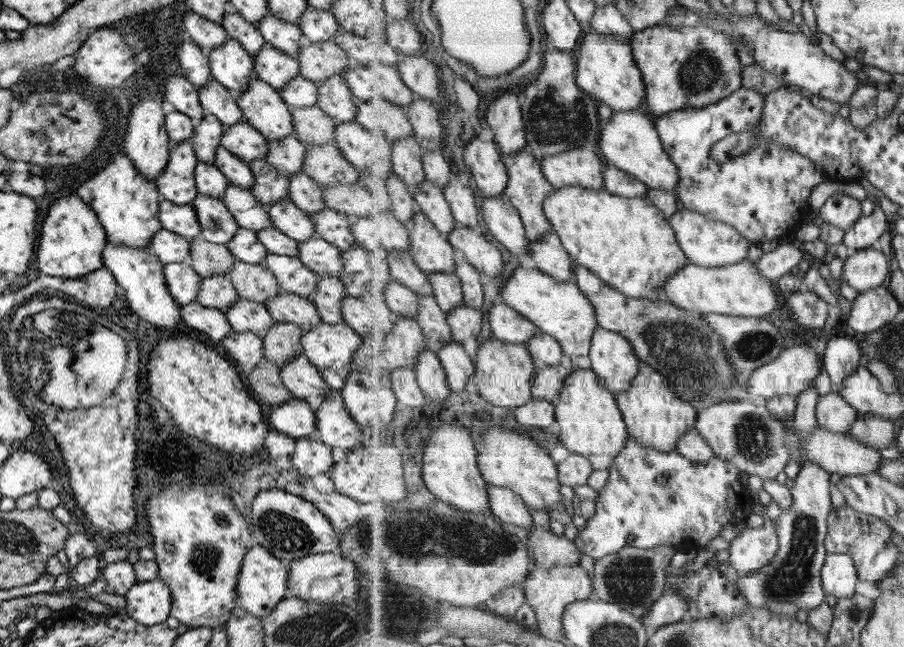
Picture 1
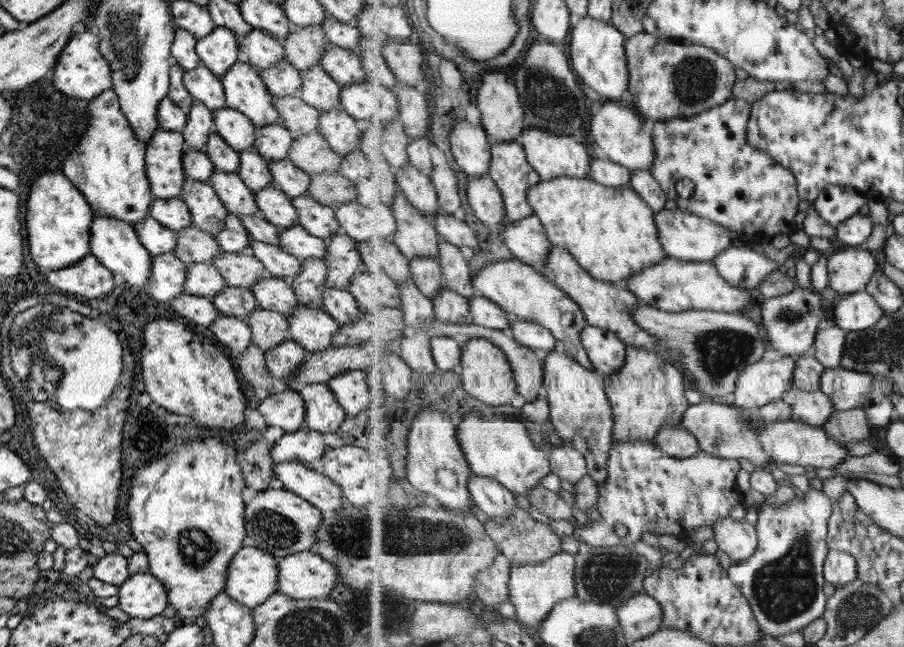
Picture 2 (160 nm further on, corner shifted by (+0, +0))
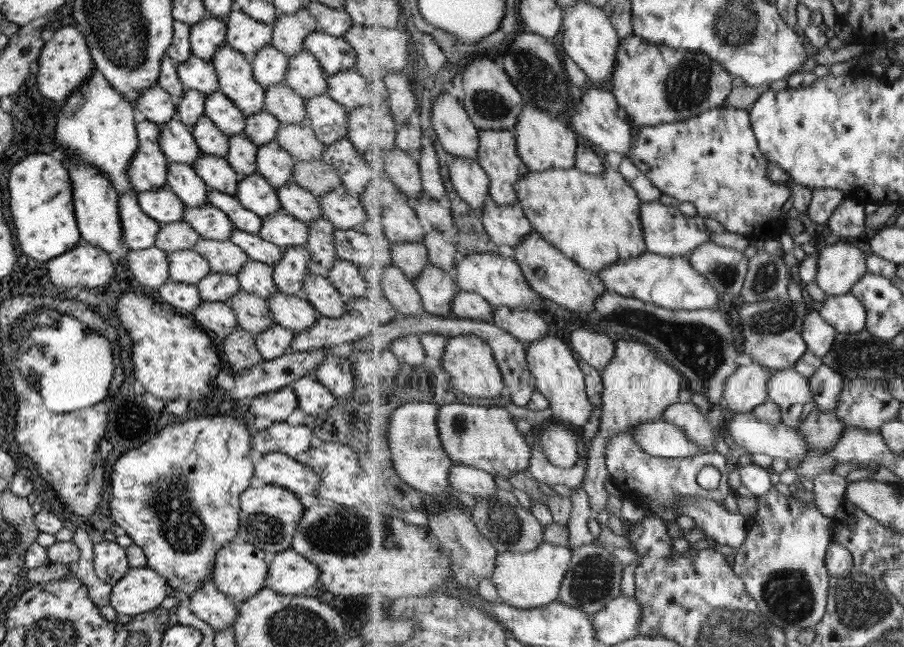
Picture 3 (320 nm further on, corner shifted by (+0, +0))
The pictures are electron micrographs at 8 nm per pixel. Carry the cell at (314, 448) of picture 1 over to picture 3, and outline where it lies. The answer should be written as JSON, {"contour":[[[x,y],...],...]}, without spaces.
{"contour":[[[275,422],[265,430],[252,433],[252,452],[259,456],[268,452],[278,452],[294,459],[299,452],[307,452],[311,436],[313,432],[307,426],[289,426],[284,422]]]}

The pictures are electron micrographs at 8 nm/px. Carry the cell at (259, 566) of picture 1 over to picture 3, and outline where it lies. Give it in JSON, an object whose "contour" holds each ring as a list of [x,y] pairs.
{"contour":[[[235,539],[215,553],[210,580],[225,596],[245,600],[262,587],[267,576],[267,560],[264,551]]]}

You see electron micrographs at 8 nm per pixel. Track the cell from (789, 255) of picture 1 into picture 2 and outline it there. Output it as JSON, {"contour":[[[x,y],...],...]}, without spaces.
{"contour":[[[729,247],[711,261],[725,281],[743,289],[756,291],[759,284],[779,266],[753,247]]]}

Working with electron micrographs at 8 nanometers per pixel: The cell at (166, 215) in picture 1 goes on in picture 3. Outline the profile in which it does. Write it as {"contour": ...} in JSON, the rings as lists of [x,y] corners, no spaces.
{"contour":[[[168,188],[138,192],[136,203],[143,214],[160,224],[182,220],[184,204]]]}

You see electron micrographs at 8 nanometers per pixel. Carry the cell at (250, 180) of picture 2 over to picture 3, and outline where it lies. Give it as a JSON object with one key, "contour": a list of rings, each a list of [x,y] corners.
{"contour":[[[243,134],[228,136],[228,147],[224,159],[241,177],[256,172],[256,146]]]}

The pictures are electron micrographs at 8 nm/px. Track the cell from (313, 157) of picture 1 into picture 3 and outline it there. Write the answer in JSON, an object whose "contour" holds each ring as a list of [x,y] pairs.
{"contour":[[[306,120],[279,123],[274,140],[297,161],[311,162],[322,158],[324,144],[316,138]]]}

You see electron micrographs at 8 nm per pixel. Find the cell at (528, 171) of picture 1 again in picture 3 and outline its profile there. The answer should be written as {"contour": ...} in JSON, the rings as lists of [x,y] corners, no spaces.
{"contour":[[[480,129],[478,161],[490,178],[490,196],[501,206],[512,205],[518,200],[515,183],[531,170],[518,153],[518,139],[512,129]]]}

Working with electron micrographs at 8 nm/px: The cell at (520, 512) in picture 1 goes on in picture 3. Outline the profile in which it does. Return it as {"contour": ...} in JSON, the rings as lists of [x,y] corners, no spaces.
{"contour":[[[455,463],[450,470],[450,484],[461,492],[466,492],[475,497],[496,497],[498,491],[495,478],[491,473],[467,466],[463,463]]]}

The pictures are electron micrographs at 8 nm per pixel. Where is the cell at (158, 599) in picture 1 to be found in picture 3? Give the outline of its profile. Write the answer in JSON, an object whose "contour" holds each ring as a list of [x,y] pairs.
{"contour":[[[149,567],[128,568],[111,587],[108,604],[116,614],[133,617],[158,608],[167,593],[165,578]]]}

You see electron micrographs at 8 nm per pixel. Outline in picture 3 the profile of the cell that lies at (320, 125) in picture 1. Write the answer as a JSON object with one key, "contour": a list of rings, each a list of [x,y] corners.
{"contour":[[[284,83],[264,88],[264,110],[280,123],[300,123],[305,120],[305,102]]]}

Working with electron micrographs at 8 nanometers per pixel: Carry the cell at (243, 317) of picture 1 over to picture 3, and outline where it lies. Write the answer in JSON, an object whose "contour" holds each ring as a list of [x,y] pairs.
{"contour":[[[209,272],[196,284],[199,299],[205,302],[228,302],[231,295],[240,291],[239,283],[235,276]]]}

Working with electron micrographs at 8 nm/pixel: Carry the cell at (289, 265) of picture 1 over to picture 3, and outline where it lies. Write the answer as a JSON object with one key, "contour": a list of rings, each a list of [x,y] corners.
{"contour":[[[238,228],[230,230],[228,240],[238,246],[249,259],[273,266],[281,256],[283,249],[263,240],[258,234],[249,234]]]}

